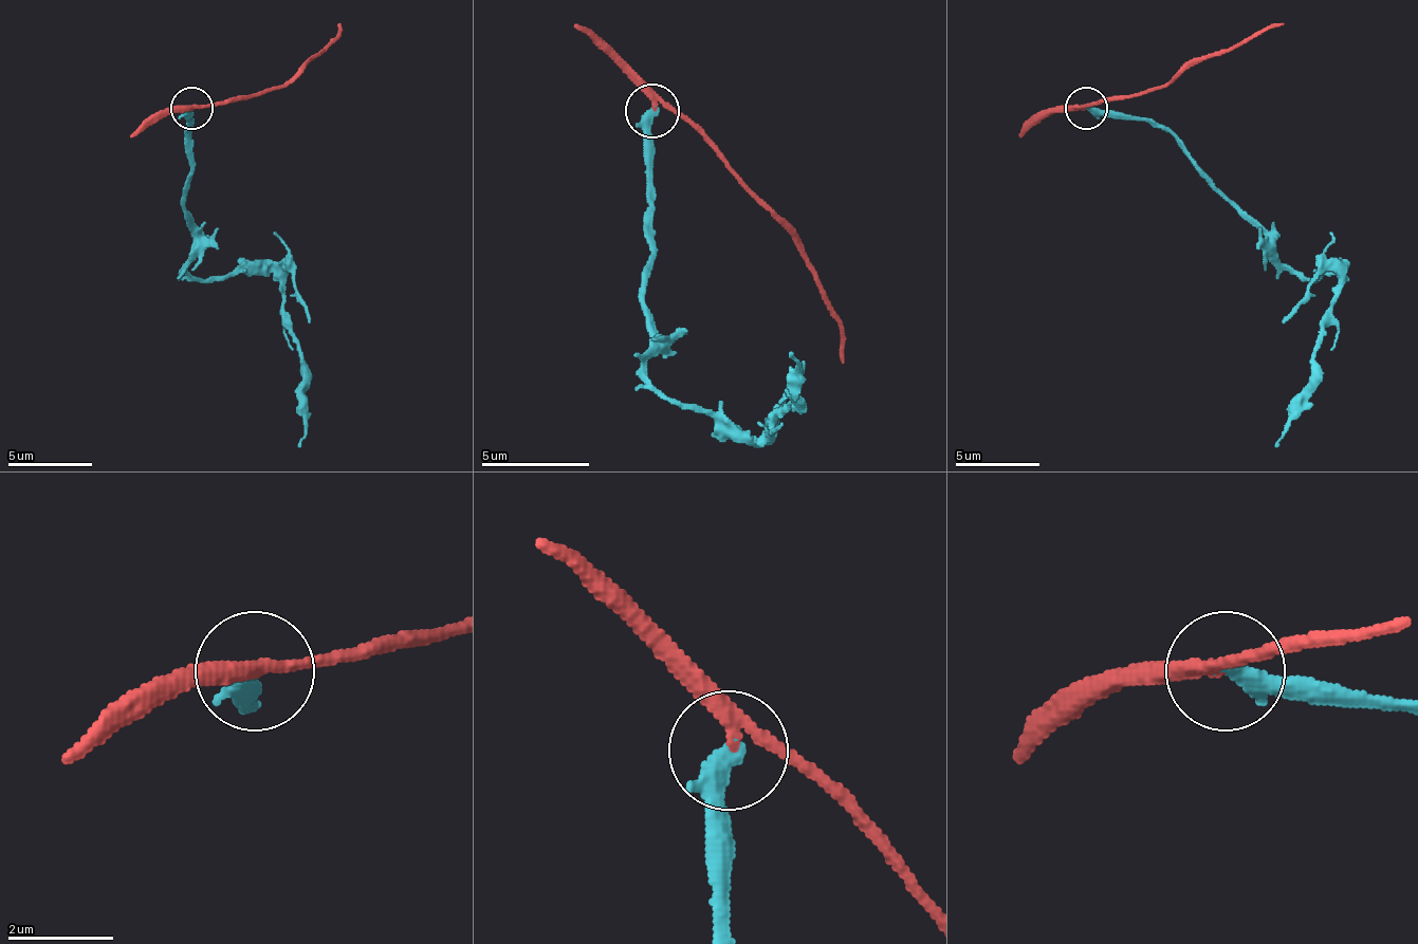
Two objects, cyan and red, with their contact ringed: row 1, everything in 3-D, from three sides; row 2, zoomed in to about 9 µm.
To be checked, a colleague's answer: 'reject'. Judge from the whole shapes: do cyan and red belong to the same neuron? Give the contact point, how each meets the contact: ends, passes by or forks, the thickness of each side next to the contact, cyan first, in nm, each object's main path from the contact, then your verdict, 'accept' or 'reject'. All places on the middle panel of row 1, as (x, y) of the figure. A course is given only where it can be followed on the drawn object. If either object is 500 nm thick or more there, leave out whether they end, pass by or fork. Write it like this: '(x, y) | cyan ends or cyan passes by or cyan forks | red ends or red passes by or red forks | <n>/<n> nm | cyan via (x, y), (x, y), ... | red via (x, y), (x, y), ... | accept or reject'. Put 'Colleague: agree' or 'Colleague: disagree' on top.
Colleague: disagree
(652, 110) | cyan ends | red passes by | 400/240 nm | cyan via (654, 111), (648, 203), (648, 381), (669, 402), (718, 408), (761, 440), (793, 402), (799, 365), (788, 354) | red via (654, 111), (669, 106), (793, 241), (842, 332), (842, 365) | accept

